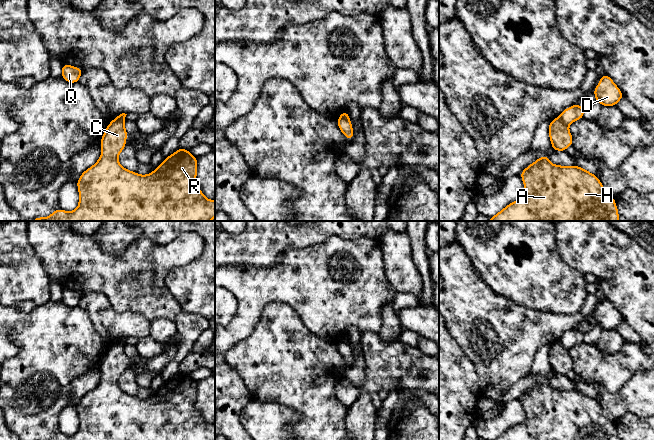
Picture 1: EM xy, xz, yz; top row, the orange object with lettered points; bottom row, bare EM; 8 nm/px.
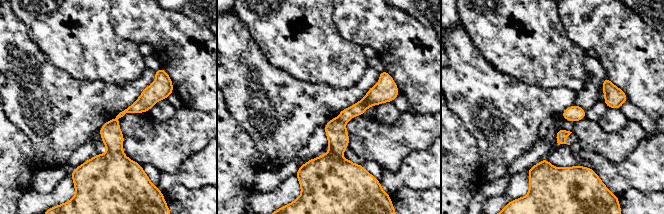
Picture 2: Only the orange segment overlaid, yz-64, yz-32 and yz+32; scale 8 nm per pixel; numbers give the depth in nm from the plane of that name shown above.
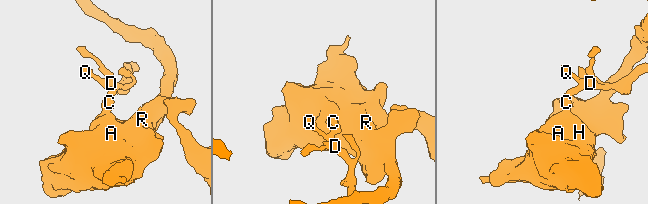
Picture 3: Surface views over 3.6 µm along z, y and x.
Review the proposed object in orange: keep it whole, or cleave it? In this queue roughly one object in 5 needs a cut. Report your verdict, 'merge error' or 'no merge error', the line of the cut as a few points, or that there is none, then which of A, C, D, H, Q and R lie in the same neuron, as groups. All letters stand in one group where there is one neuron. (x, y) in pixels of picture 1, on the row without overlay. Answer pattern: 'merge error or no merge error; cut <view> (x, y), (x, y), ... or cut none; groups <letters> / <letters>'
merge error; cut xz (348, 341), (338, 343); groups A C H R / D Q

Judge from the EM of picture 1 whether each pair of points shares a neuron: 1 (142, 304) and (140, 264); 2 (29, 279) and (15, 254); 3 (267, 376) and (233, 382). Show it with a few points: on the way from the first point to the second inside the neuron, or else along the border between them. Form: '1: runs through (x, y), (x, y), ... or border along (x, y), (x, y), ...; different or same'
1: runs through (142, 294), (143, 274); same
2: runs through (22, 272), (22, 259); same
3: border along (226, 363), (239, 375), (251, 398); different

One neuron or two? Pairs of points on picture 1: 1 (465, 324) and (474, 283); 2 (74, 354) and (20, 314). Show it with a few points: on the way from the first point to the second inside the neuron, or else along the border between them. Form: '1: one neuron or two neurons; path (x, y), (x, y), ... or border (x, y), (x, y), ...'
1: one neuron; path (469, 314), (469, 293)
2: two neurons; border (35, 306), (14, 326), (10, 333)

